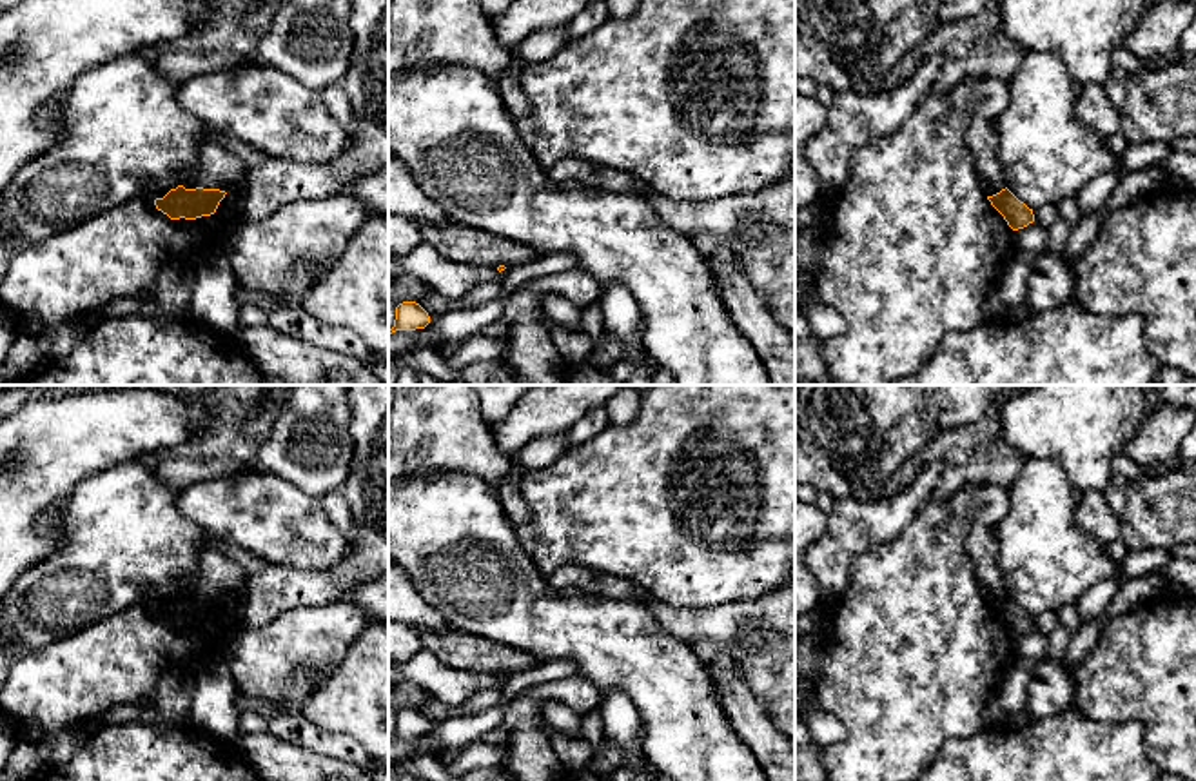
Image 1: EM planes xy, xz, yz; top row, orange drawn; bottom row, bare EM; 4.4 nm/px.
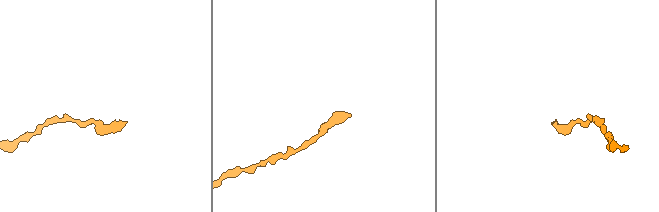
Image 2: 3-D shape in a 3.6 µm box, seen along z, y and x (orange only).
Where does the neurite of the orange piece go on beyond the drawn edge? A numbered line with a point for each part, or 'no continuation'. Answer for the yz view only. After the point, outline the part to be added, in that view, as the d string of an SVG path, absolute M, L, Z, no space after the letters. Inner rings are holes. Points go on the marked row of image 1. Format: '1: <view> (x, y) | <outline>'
1: yz (982, 137) | M973 118L967 131L967 143L975 154L984 193L993 196L1005 189L1004 173L998 162L998 129L995 122Z

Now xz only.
no continuation

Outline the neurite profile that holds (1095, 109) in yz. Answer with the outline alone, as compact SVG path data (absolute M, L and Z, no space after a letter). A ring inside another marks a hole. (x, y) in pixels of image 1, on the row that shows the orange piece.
M1089 84L1078 91L1074 111L1083 125L1103 138L1120 131L1118 113L1098 84Z

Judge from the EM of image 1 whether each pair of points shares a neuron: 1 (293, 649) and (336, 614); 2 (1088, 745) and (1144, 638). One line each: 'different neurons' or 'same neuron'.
1: same neuron
2: different neurons

